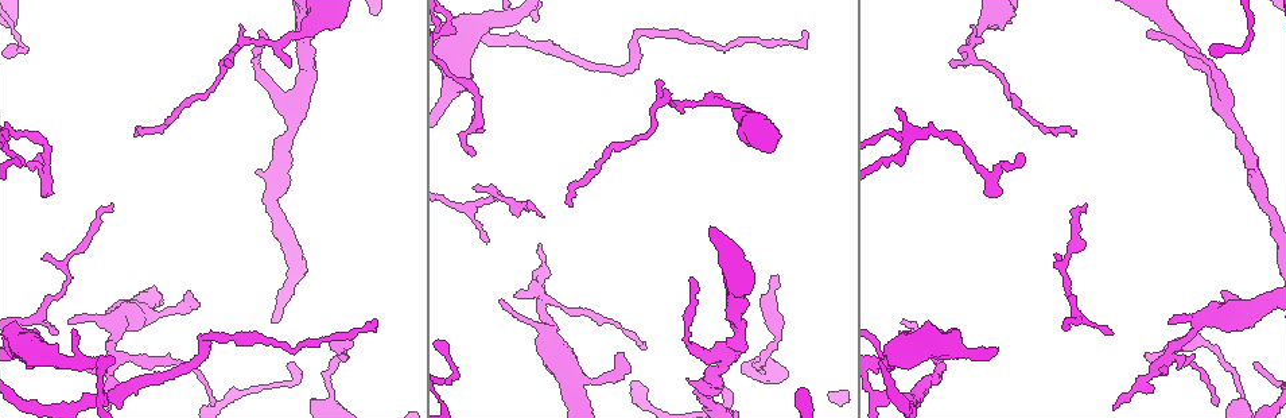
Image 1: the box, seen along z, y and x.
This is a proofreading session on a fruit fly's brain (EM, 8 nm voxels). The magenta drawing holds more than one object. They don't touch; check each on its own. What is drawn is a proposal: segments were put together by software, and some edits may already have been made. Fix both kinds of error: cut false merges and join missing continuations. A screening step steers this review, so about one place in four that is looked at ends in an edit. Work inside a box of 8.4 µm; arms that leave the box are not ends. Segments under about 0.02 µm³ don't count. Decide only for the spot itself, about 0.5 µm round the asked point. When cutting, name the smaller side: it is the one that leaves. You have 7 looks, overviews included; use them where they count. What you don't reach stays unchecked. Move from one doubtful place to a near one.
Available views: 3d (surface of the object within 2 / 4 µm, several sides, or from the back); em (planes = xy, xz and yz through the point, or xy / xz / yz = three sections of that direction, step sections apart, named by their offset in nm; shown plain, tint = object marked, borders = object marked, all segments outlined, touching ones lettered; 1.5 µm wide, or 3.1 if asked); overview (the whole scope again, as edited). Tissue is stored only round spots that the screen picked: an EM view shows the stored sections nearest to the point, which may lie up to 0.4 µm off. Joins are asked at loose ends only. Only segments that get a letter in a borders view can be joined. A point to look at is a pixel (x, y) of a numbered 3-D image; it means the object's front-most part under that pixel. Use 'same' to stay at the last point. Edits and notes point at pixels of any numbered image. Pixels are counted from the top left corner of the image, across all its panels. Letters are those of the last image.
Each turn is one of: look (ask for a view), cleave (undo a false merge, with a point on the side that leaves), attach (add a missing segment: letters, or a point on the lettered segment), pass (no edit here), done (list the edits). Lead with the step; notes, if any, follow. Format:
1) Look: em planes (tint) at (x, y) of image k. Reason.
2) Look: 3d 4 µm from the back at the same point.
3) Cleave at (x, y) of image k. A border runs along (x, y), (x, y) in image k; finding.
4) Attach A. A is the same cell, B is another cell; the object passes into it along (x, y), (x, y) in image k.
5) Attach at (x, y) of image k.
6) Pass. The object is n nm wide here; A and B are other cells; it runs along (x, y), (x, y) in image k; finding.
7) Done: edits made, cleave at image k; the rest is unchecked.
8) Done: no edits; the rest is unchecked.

Look: 3d 4 µm at (489, 241) of image 1. Tapers out.

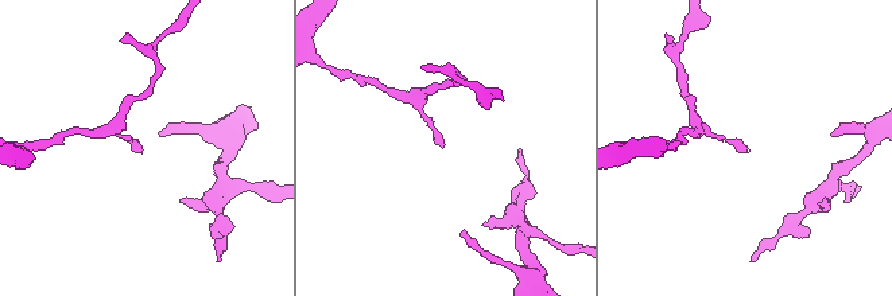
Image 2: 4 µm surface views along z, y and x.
Look: em planes (borders) at (445, 144) of image 2. Need the tissue.

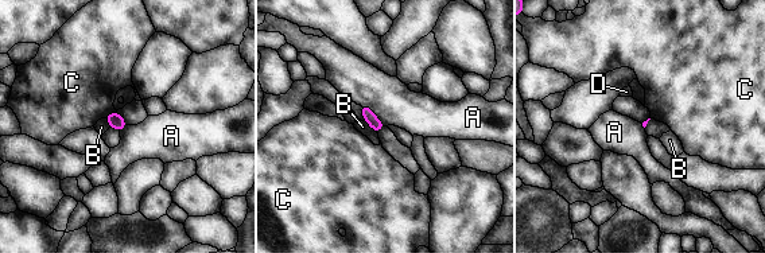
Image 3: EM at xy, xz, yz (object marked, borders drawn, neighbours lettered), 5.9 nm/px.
Pass. A, B, C and D are other cells; a border runs along (360, 104), (365, 104), (387, 125) in image 3; no lettered segment goes on from it.

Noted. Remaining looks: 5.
Look: em planes (borders) at (634, 34) of image 1. Abrupt turn.

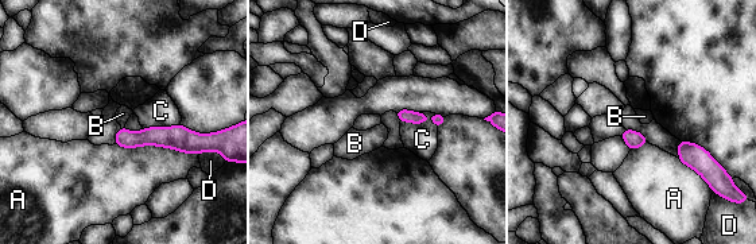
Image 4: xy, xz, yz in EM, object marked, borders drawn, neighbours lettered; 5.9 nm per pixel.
Pass. A, B, C and D are other cells; it runs along (117, 139), (179, 138), (200, 144) in image 4; continuous, no second neuron.

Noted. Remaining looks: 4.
Look: em xz step 4 (borders) at (803, 35) of image 1. Thin end.

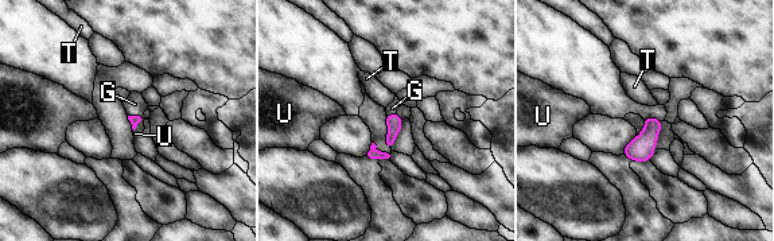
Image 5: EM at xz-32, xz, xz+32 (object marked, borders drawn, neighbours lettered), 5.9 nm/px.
Look: em planes (borders) at the same point. Another direction.

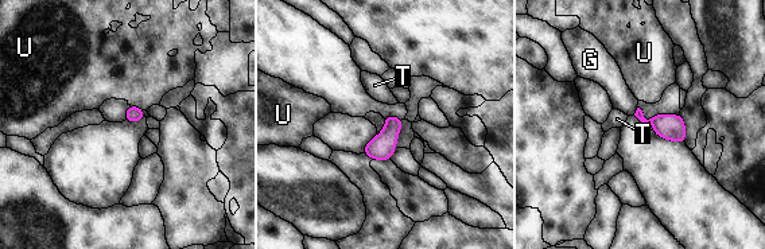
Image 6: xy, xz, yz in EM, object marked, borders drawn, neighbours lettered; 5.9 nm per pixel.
Attach G. G is the same cell, T and U are other cells; the object passes into it along (667, 127), (636, 112), (612, 80) in image 6; it goes on there.

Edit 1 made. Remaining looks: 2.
Done: edits made, attach at image 6; the rest is unchecked.

